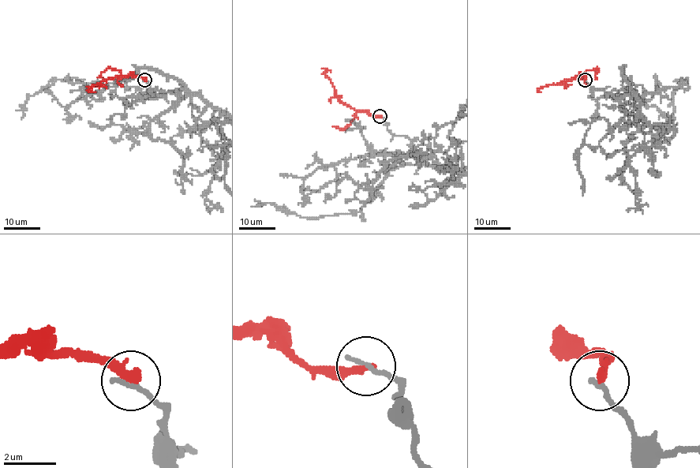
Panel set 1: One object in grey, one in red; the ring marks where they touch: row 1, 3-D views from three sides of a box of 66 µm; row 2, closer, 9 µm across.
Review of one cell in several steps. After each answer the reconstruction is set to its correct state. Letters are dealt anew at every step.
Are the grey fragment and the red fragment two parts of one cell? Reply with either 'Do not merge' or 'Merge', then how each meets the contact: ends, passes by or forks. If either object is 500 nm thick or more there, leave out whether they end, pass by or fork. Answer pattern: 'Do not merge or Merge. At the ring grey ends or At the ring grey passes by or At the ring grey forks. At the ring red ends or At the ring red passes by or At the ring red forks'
Do not merge. At the ring grey ends. At the ring red ends

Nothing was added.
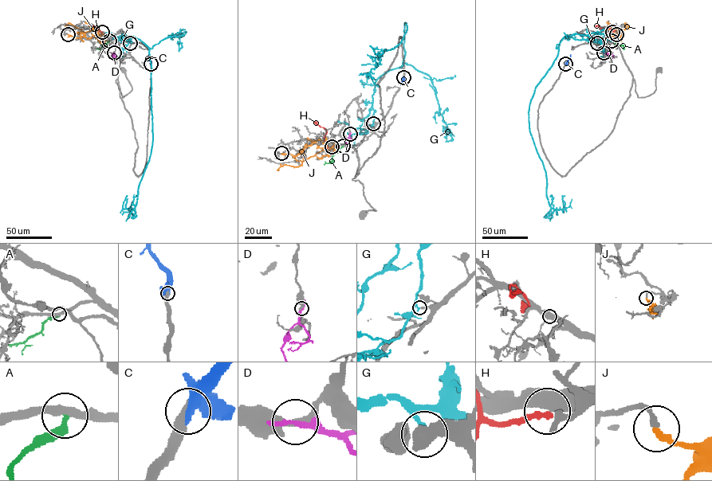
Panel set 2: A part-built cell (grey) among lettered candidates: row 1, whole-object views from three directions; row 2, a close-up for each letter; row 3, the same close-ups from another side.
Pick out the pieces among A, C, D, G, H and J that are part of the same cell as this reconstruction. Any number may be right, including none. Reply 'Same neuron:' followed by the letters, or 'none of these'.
Same neuron: C

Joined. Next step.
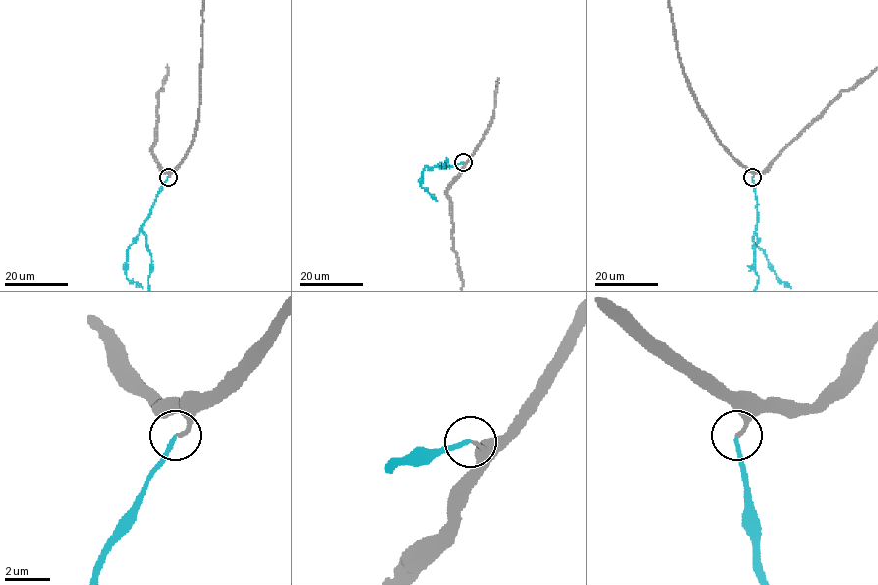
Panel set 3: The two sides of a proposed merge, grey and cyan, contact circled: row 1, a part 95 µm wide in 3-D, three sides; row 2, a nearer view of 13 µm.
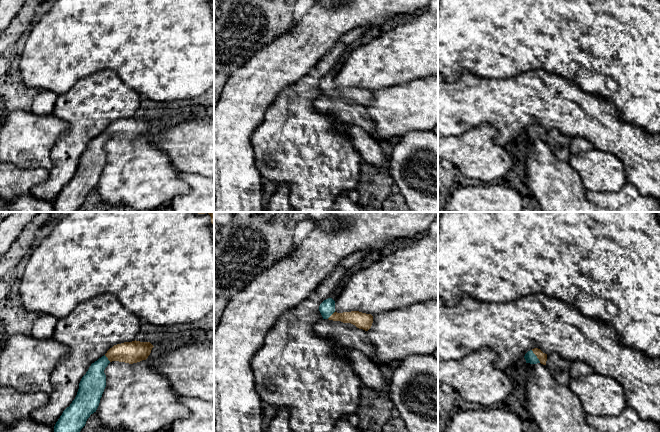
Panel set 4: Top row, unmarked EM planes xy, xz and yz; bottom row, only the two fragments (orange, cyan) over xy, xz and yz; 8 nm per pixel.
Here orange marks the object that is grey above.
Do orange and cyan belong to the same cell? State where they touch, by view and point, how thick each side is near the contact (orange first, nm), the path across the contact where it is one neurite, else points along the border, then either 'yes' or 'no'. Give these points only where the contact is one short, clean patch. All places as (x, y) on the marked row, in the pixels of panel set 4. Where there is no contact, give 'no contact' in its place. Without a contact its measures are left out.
yz (536, 355) | 70/90 nm | across yz (542, 357), (536, 355), (530, 357) | yes

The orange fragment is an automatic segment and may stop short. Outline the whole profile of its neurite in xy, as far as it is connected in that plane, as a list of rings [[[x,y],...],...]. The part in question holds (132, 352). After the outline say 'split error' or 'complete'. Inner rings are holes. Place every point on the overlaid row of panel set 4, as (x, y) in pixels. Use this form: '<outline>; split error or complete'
[[[124,342],[114,345],[91,364],[79,383],[75,399],[54,426],[54,432],[80,432],[87,419],[96,412],[106,387],[105,368],[112,361],[129,364],[146,360],[154,346],[150,342]]]; split error

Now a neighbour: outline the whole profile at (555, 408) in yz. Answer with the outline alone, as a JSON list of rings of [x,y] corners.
[[[526,363],[525,393],[527,409],[541,432],[599,432],[586,421],[586,413],[578,396],[569,386],[557,382],[546,366]]]

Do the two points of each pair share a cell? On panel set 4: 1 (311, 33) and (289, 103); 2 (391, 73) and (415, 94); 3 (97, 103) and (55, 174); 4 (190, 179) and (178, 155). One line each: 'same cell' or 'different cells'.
1: different cells
2: different cells
3: same cell
4: different cells

